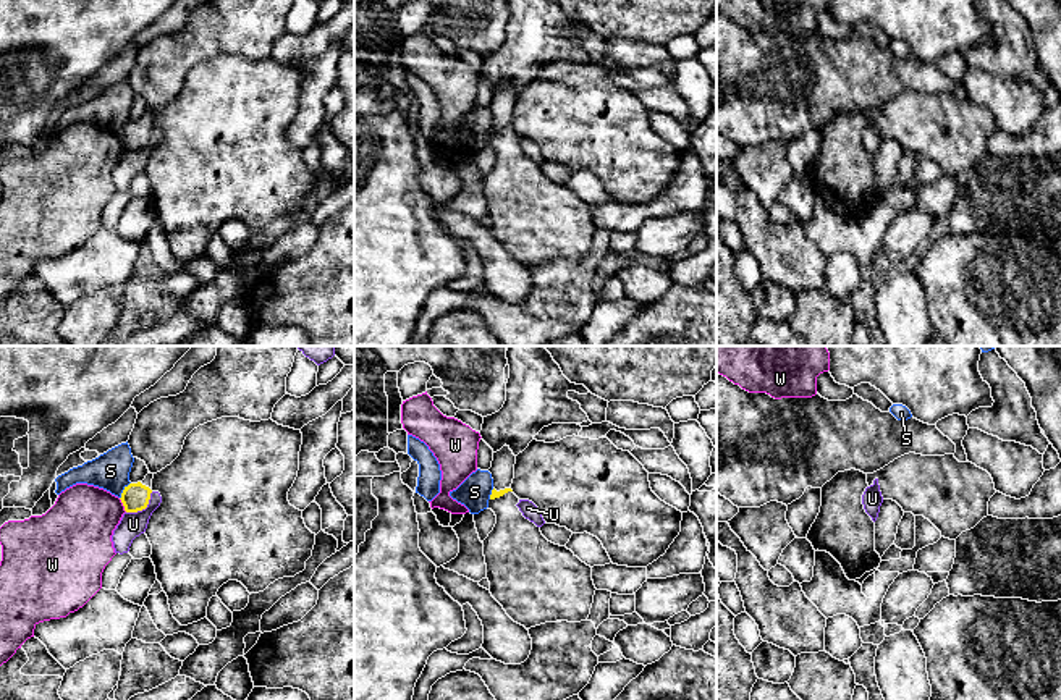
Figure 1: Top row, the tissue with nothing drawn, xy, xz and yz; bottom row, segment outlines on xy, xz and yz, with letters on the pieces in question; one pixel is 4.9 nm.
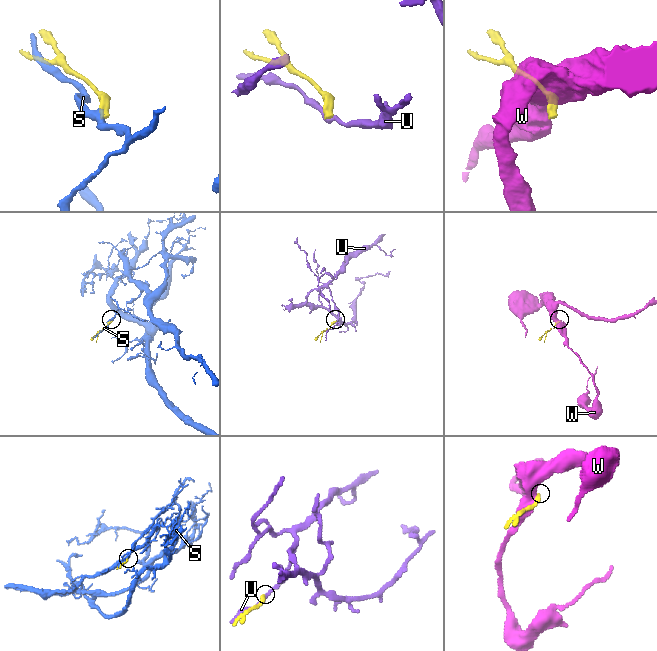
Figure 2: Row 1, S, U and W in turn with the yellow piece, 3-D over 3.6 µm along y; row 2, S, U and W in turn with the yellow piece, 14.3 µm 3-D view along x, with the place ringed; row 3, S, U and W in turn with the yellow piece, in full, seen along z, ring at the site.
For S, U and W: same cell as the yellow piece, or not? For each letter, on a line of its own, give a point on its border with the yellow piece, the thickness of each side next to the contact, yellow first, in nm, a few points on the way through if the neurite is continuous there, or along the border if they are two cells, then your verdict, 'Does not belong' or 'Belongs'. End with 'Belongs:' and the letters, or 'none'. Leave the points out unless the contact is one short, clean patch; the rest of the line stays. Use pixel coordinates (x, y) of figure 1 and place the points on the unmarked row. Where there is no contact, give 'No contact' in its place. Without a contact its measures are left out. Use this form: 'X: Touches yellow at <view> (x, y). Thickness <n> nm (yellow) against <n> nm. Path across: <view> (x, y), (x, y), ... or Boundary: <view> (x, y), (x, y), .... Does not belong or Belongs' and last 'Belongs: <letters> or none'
S: Touches yellow at xy (123, 128). Thickness 140 nm (yellow) against 190 nm. Does not belong
U: Touches yellow at xy (143, 146). Thickness 140 nm (yellow) against 120 nm. Boundary: xy (152, 130), (144, 146), (126, 151). Does not belong
W: Touches yellow at xy (123, 143). Thickness 140 nm (yellow) against 340 nm. Boundary: xy (118, 136), (126, 149). Does not belong
Belongs: none

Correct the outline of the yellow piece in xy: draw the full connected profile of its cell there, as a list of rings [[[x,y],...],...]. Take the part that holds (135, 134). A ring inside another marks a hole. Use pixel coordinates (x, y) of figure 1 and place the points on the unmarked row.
[[[147,112],[142,120],[129,121],[121,131],[121,141],[126,150],[137,150],[147,145],[152,131],[154,112]]]

